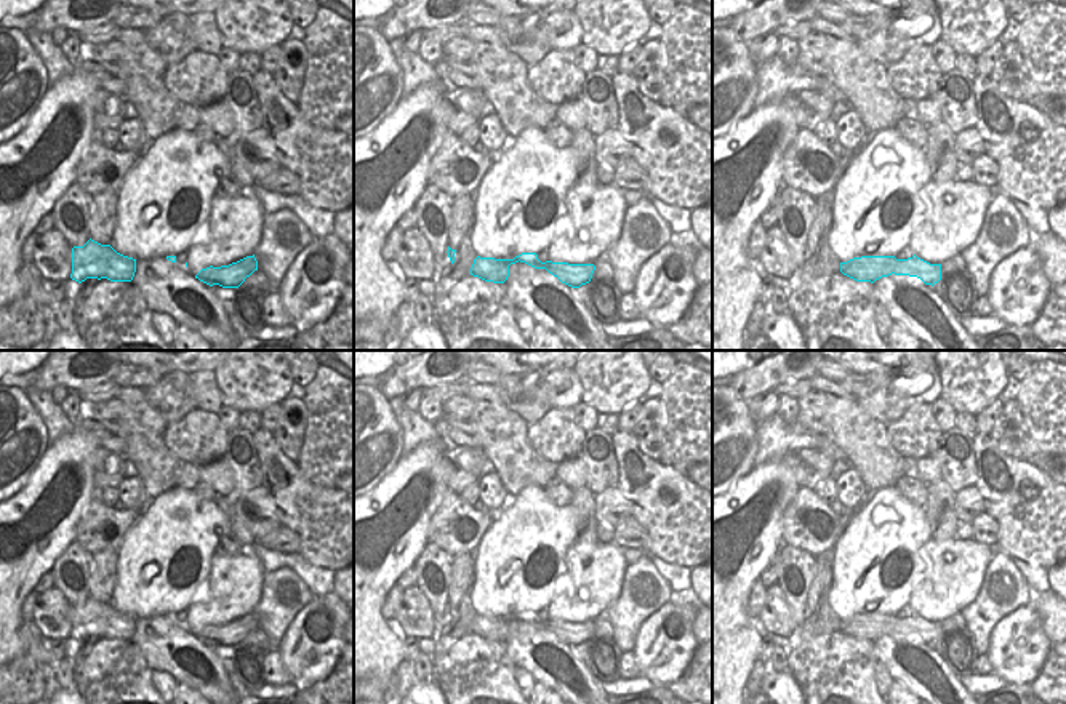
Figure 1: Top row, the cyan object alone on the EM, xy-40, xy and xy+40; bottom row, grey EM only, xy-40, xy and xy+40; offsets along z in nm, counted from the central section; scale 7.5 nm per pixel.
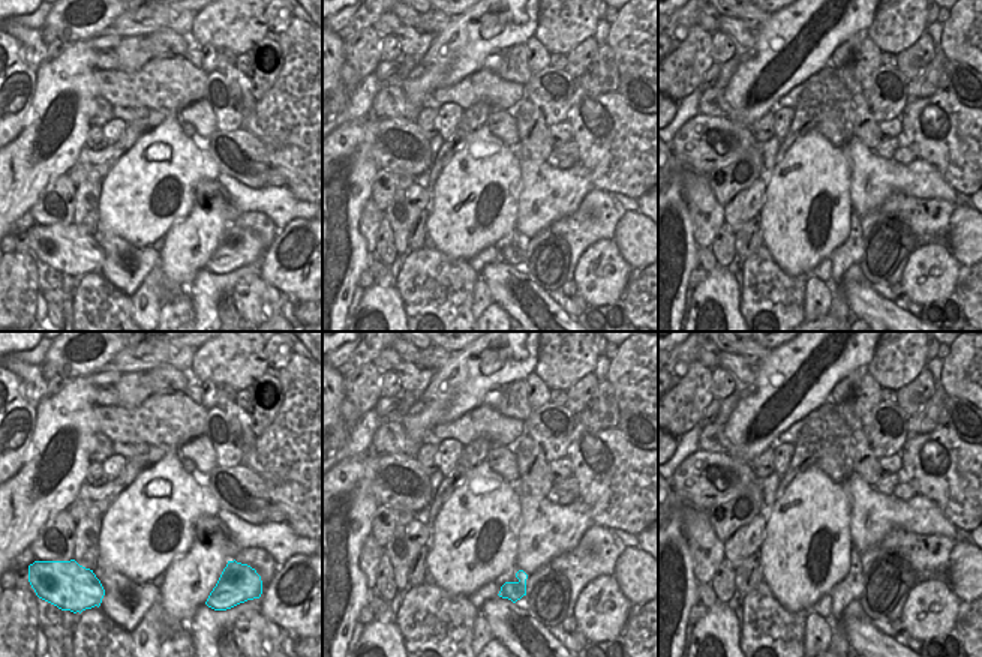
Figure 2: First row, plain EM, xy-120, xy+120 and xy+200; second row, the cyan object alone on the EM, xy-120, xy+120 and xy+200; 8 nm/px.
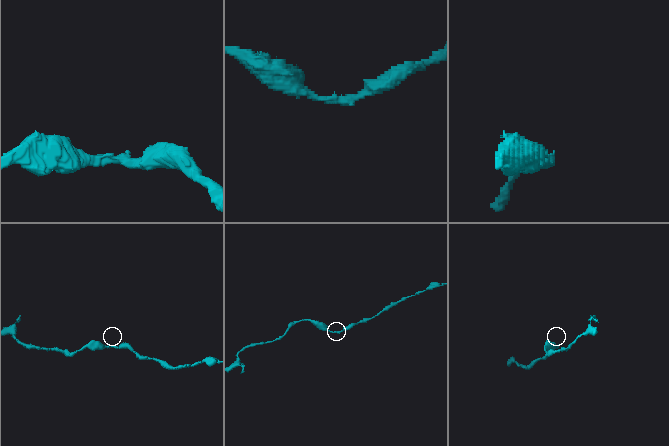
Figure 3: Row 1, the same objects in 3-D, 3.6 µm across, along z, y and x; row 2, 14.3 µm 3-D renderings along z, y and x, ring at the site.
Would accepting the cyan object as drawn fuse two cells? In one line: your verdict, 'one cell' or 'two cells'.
one cell

